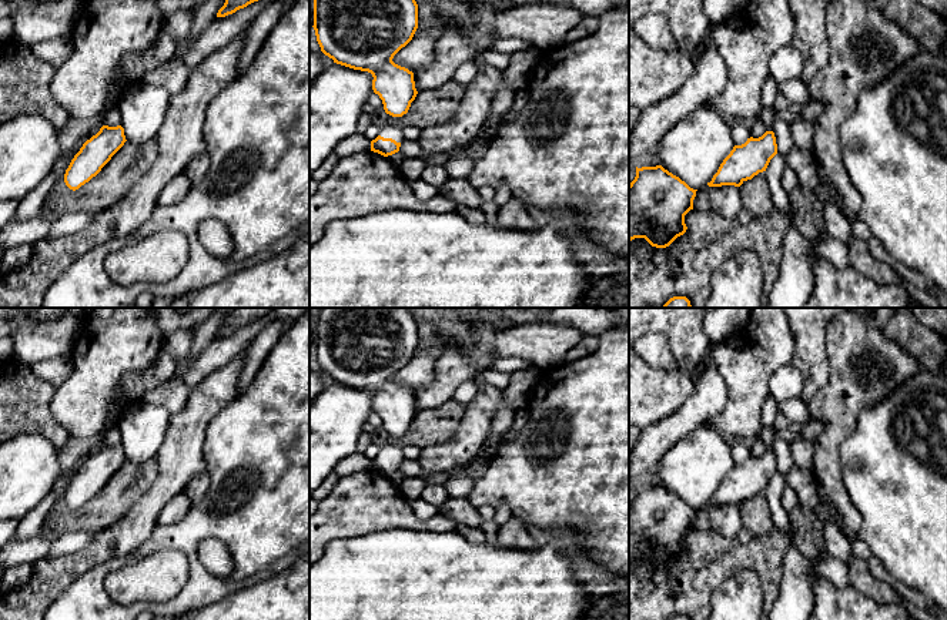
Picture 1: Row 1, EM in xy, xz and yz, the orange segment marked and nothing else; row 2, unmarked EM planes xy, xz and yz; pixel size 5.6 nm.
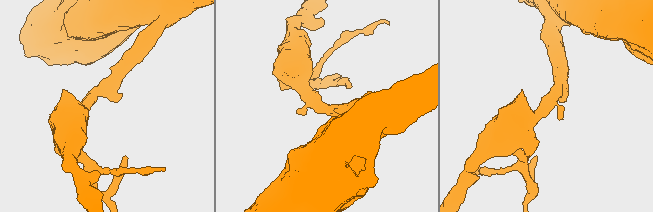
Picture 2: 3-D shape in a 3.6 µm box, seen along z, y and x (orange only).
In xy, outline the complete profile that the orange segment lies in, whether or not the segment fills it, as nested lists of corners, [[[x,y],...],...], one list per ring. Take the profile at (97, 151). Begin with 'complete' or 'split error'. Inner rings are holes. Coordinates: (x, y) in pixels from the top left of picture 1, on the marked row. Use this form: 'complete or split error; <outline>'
complete; [[[103,125],[96,135],[83,144],[71,160],[64,174],[66,185],[76,191],[88,182],[101,171],[126,141],[124,128],[121,125]]]

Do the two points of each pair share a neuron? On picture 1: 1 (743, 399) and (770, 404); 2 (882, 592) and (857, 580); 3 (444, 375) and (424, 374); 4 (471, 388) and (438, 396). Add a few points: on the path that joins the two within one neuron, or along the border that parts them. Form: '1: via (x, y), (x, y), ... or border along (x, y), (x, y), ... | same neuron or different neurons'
1: border along (769, 394), (762, 406), (762, 426) | different neurons
2: via (876, 589), (863, 580) | same neuron
3: border along (439, 357), (434, 378), (427, 385), (412, 391) | different neurons
4: border along (472, 378), (462, 382), (451, 398) | different neurons

